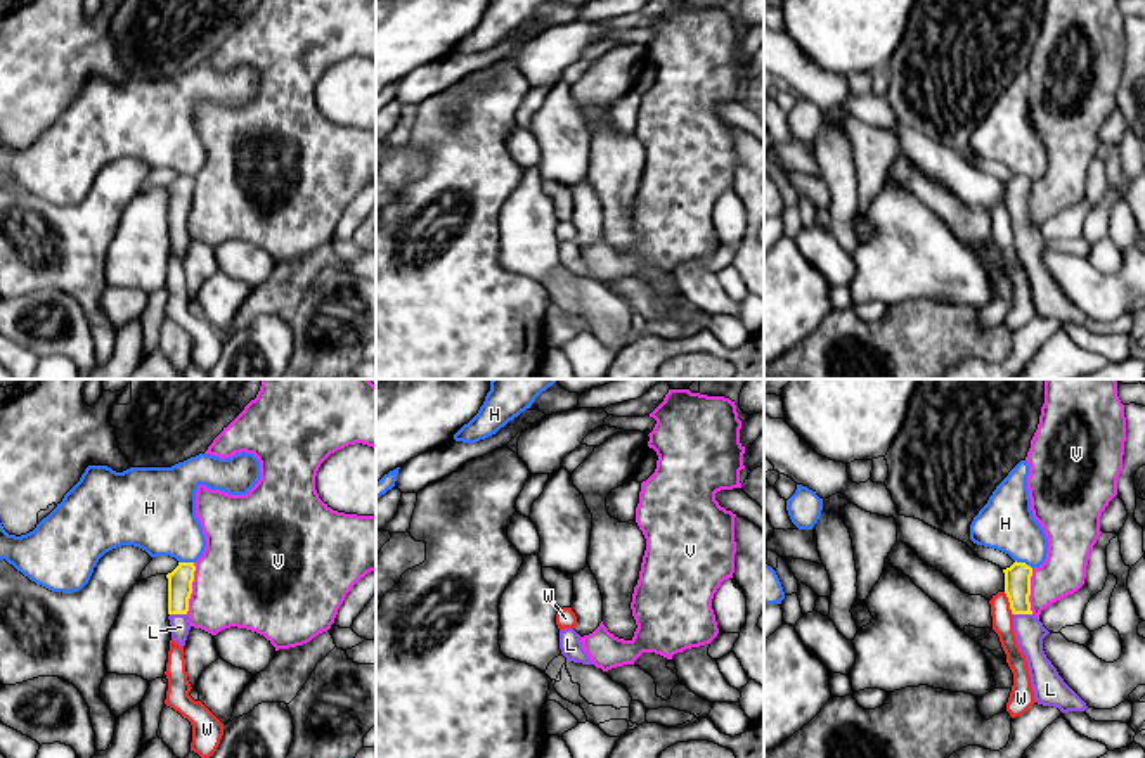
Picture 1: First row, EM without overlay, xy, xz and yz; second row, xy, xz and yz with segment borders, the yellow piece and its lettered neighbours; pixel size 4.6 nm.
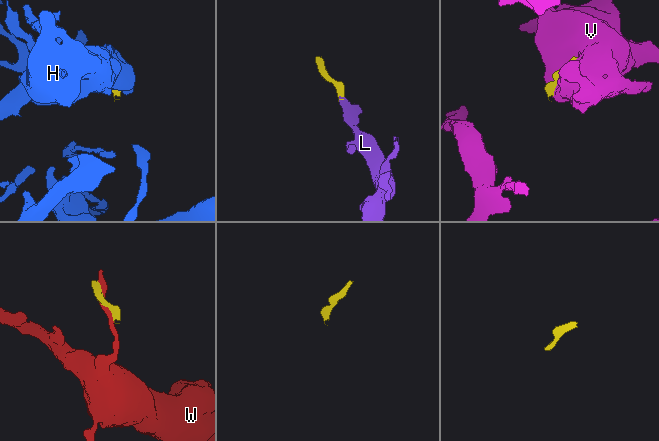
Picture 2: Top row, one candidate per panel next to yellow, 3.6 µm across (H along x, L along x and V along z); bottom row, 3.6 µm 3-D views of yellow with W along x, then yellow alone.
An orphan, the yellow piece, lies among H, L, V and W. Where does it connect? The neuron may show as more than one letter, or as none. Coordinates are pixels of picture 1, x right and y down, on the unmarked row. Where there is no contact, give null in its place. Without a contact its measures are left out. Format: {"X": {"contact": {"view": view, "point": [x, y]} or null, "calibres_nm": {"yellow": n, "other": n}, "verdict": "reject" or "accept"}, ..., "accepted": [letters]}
{"H": {"contact": {"view": "yz", "point": [1024, 175]}, "calibres_nm": {"yellow": 130, "other": 260}, "verdict": "reject"}, "L": {"contact": {"view": "yz", "point": [1022, 225]}, "calibres_nm": {"yellow": 130, "other": 140}, "verdict": "accept"}, "V": {"contact": {"view": "xy", "point": [191, 201]}, "calibres_nm": {"yellow": 110, "other": 440}, "verdict": "reject"}, "W": {"contact": {"view": "yz", "point": [1010, 217]}, "calibres_nm": {"yellow": 130, "other": 100}, "verdict": "reject"}, "accepted": ["L"]}

